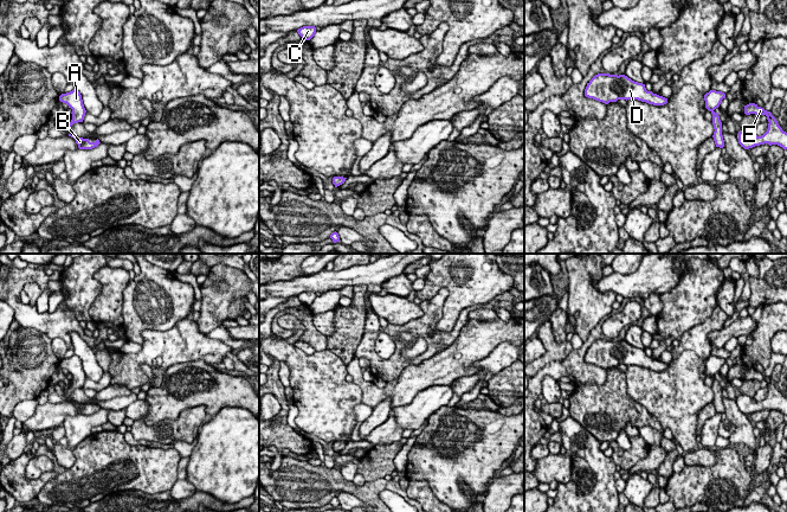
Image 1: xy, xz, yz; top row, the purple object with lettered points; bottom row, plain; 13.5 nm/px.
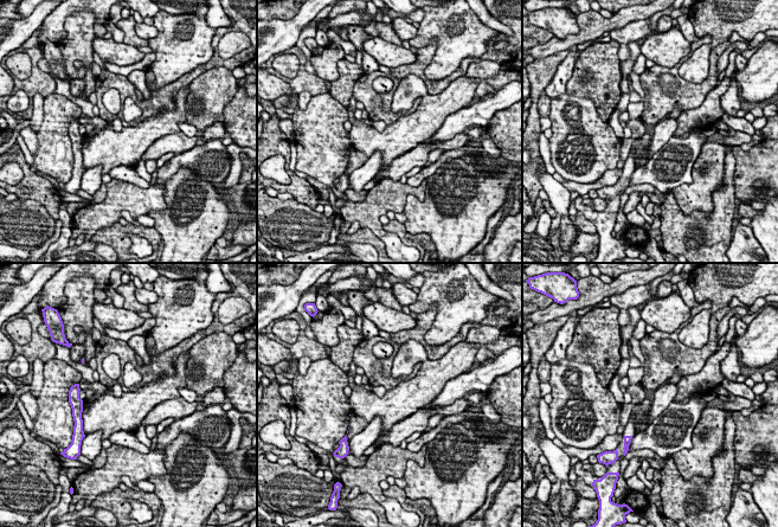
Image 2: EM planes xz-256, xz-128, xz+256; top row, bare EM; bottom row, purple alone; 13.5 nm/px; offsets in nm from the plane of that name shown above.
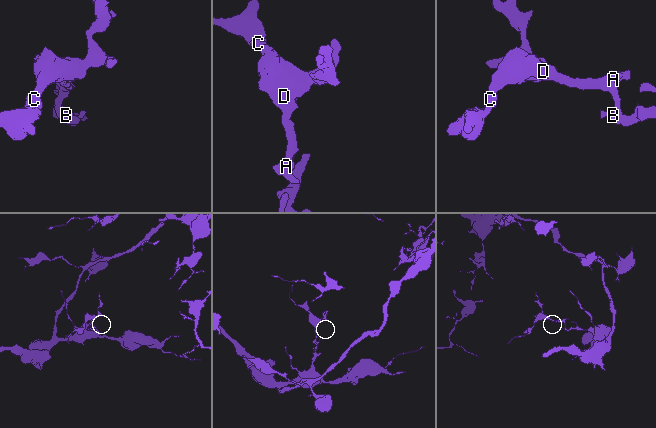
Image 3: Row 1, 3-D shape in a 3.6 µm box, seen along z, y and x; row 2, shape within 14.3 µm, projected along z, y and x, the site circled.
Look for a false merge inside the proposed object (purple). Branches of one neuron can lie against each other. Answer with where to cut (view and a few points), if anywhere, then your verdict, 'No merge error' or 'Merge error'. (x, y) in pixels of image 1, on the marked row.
No split. No merge error

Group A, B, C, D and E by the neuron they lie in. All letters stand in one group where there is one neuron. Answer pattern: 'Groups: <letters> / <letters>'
Groups: A B C D E

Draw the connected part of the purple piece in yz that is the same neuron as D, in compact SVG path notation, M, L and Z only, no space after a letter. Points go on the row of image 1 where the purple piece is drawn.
M595 75L587 83L585 96L605 104L618 100L638 100L653 105L667 103L667 98L647 91L645 84L634 82L625 75Z

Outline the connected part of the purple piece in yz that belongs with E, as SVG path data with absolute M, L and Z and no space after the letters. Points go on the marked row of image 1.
M749 103L744 105L744 114L766 115L769 123L767 132L761 136L744 129L738 132L738 143L741 147L749 149L755 146L768 143L769 146L778 145L785 151L787 149L787 133L782 130L770 111L765 110L755 103Z

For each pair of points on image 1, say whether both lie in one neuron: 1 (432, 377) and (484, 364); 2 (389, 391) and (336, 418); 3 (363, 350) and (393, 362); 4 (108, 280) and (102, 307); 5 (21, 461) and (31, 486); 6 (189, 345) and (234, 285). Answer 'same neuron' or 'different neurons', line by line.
1: different neurons
2: different neurons
3: same neuron
4: same neuron
5: same neuron
6: different neurons

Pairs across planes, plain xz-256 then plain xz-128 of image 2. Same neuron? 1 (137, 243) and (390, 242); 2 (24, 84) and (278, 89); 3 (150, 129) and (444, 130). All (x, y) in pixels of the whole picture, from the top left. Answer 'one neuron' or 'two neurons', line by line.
1: one neuron
2: two neurons
3: two neurons

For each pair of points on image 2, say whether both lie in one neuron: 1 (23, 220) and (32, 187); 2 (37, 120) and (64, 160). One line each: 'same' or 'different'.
1: different
2: different

